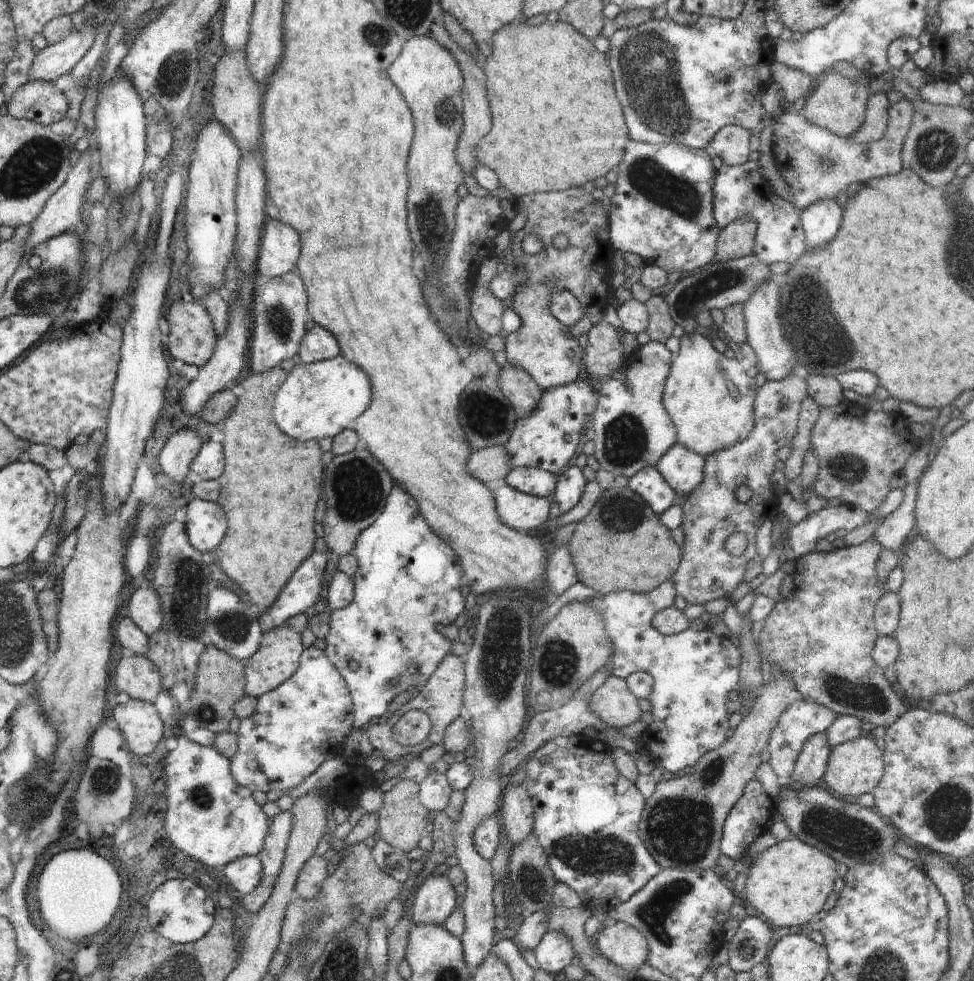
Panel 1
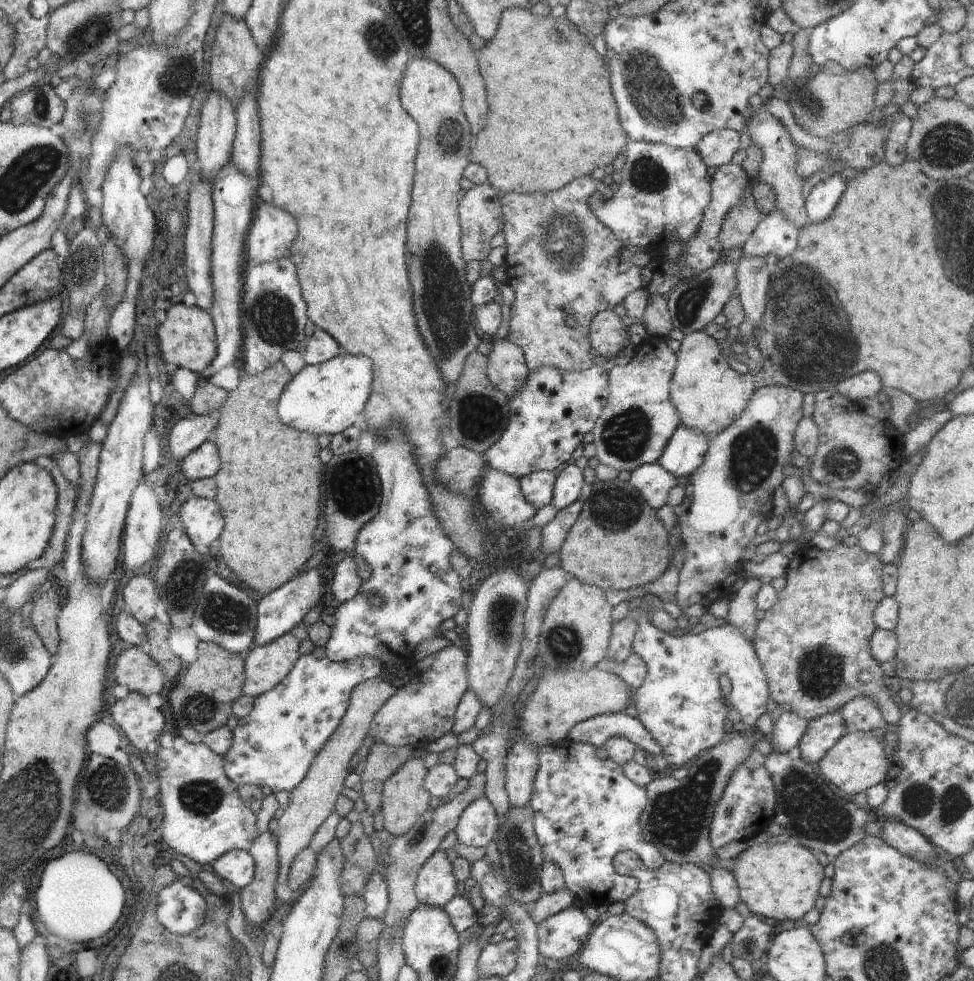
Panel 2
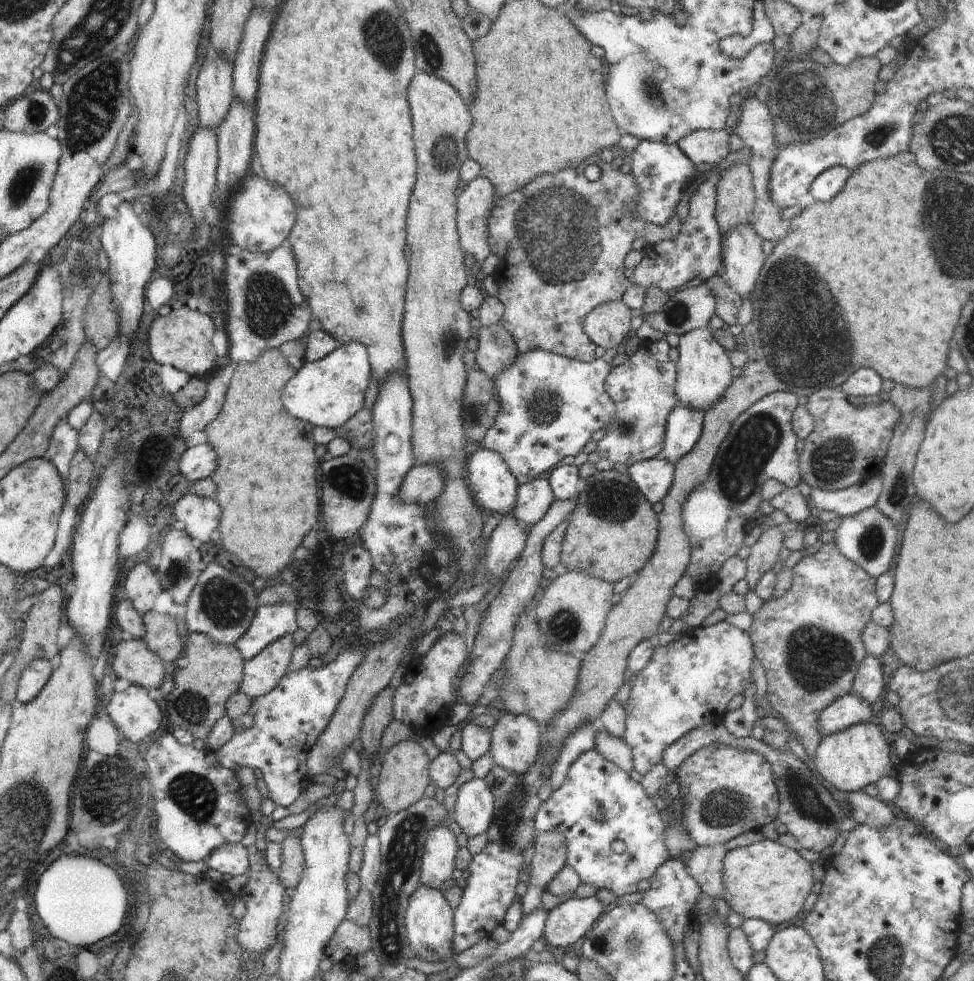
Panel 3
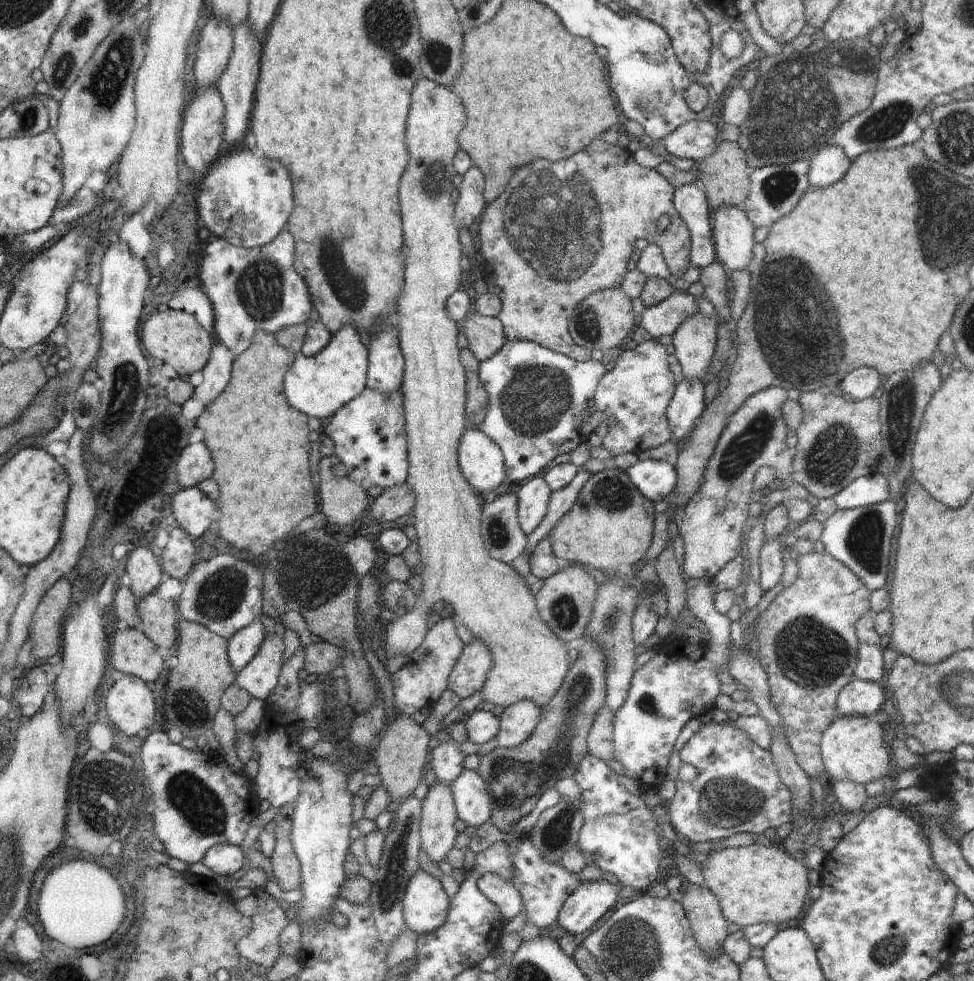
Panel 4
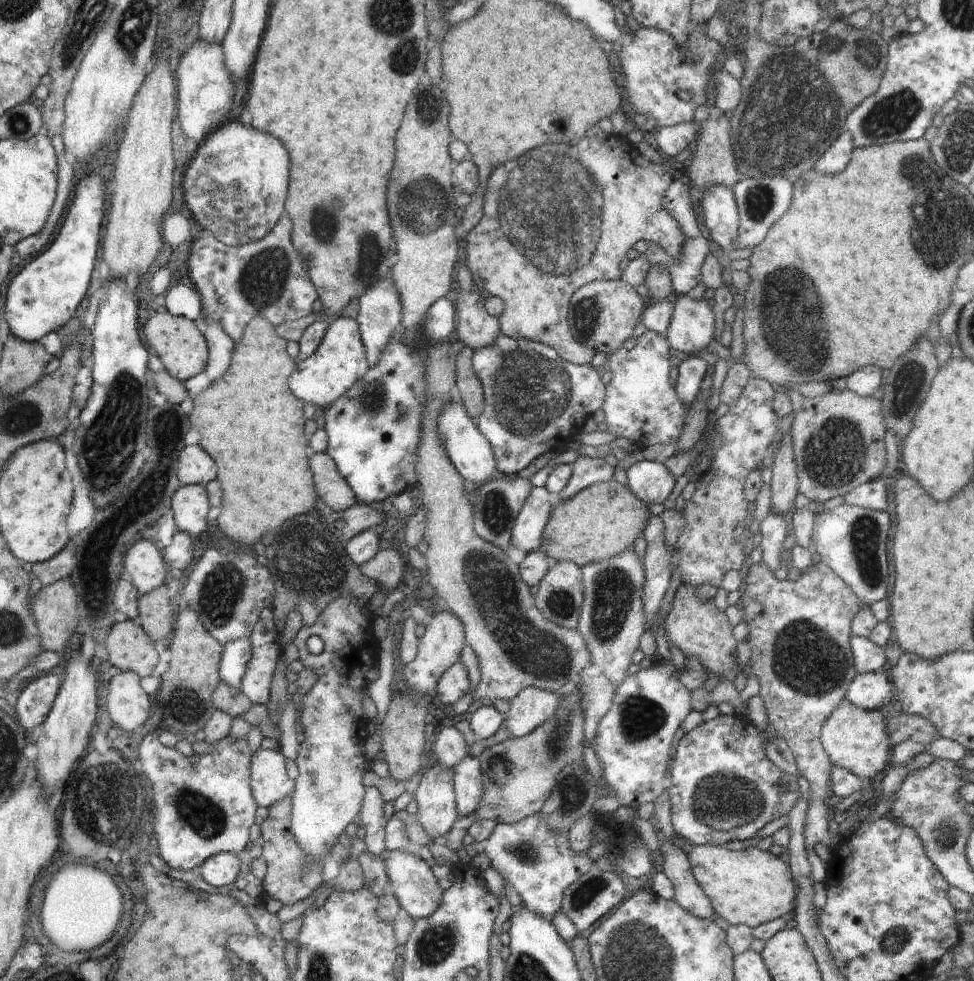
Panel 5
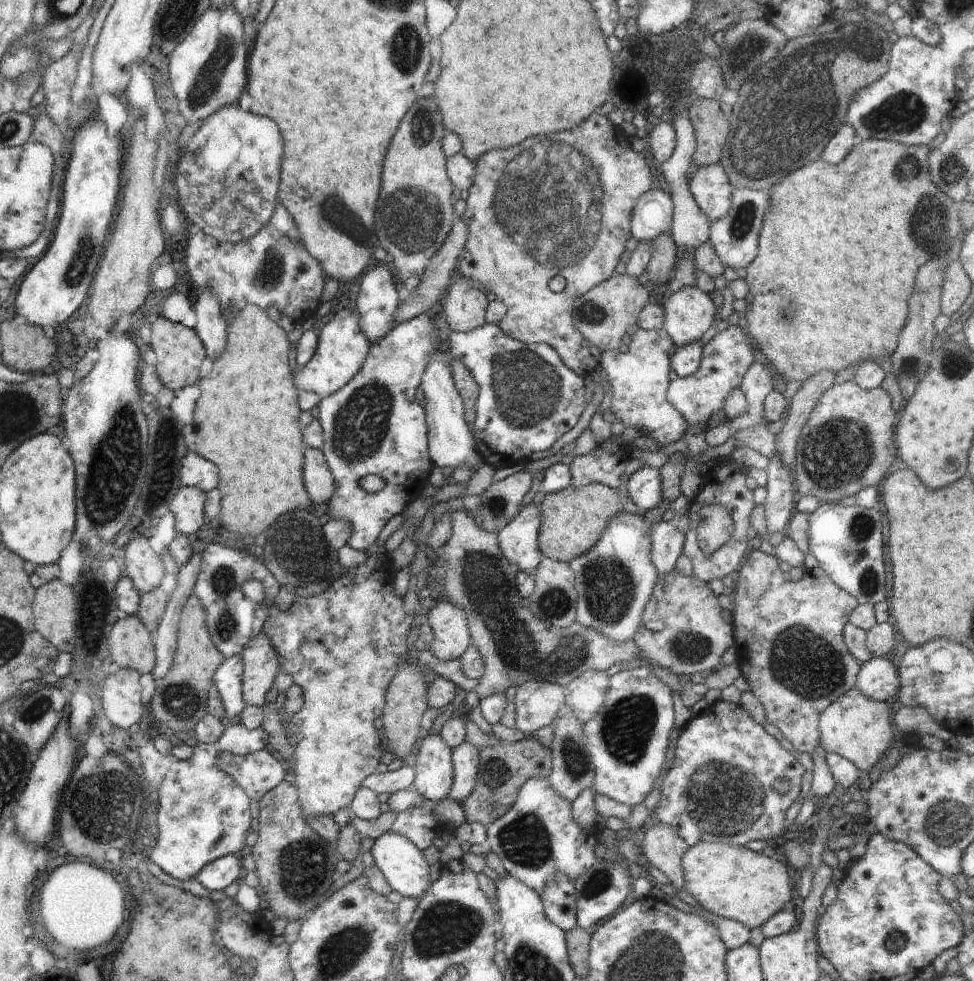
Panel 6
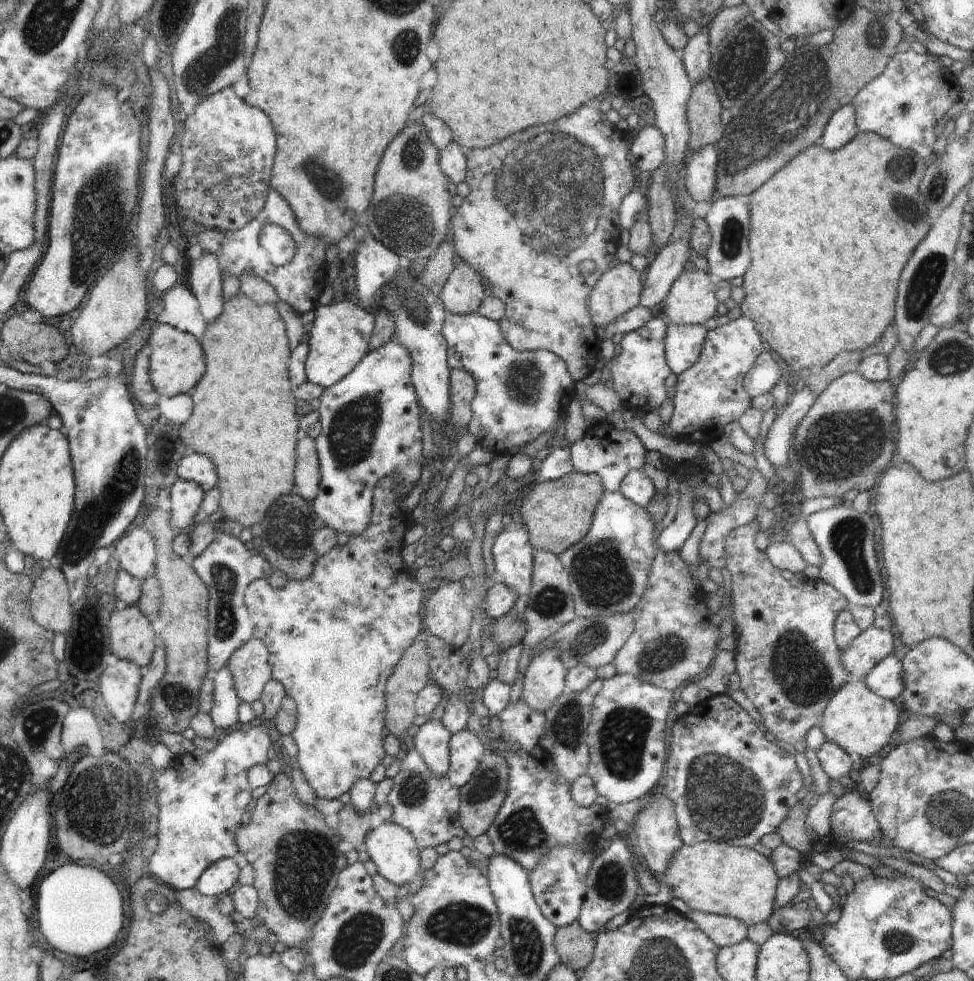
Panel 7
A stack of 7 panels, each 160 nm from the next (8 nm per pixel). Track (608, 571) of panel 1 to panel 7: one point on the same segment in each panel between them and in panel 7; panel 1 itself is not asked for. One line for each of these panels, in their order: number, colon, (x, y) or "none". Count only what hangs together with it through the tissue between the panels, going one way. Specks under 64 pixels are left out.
2: (618, 542)
3: (612, 533)
4: (611, 522)
5: (601, 520)
6: (572, 521)
7: (557, 514)

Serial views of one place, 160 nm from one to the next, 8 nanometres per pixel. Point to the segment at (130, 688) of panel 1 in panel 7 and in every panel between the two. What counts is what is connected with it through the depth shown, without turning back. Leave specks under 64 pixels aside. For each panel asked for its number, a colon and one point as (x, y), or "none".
2: (135, 668)
3: (133, 660)
4: (132, 652)
5: (129, 647)
6: (131, 645)
7: (132, 638)

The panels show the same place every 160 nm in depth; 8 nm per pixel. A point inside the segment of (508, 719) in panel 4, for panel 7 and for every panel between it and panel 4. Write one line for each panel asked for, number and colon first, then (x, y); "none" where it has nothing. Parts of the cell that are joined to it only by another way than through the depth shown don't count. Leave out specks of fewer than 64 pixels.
5: (533, 706)
6: (538, 703)
7: (544, 679)

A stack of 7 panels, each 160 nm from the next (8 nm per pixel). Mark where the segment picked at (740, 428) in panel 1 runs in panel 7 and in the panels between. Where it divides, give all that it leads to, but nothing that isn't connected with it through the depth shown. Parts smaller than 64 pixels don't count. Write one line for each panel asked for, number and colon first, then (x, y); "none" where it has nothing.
2: (709, 395)
3: (703, 370)
4: (695, 338)
5: (691, 327)
6: (689, 313)
7: (691, 301)

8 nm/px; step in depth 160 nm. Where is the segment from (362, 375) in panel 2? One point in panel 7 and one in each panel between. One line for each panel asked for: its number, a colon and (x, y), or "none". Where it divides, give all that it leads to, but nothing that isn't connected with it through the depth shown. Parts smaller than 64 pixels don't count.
3: (326, 392)
4: (319, 385)
5: (340, 360)
6: (342, 349)
7: (338, 338)

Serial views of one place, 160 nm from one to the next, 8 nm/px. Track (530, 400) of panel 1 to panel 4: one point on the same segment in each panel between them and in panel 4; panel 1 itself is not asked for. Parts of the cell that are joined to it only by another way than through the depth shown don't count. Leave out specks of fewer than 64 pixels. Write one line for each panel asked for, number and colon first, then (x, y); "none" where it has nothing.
2: (507, 370)
3: (496, 349)
4: (486, 335)

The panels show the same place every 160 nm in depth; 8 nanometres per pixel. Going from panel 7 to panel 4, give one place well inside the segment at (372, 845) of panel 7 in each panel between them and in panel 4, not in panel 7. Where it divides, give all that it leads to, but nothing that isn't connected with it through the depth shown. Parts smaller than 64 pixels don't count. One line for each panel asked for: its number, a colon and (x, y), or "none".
4: (425, 906)
5: (413, 883)
6: (402, 863)

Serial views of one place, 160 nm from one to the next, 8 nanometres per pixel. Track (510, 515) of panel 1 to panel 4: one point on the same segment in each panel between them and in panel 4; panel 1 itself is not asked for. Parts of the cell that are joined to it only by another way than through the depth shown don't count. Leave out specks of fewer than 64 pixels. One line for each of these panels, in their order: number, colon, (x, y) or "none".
2: (500, 494)
3: (491, 483)
4: (481, 461)

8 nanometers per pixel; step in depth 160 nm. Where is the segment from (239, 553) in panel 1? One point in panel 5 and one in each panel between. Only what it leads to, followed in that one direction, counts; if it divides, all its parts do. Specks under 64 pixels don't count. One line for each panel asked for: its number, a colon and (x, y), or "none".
2: (268, 485)
3: (267, 488)
4: (261, 464)
5: (252, 426)

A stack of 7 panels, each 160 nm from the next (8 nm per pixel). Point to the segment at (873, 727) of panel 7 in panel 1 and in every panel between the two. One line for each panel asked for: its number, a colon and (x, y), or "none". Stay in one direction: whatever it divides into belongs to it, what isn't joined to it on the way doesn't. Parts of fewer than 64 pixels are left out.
1: (854, 768)
2: (857, 762)
3: (851, 759)
4: (857, 748)
5: (856, 739)
6: (854, 727)

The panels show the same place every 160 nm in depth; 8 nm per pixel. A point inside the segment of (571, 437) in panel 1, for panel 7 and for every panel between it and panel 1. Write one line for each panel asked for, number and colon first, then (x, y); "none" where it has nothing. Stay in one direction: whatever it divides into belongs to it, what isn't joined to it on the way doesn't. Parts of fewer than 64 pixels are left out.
2: (549, 415)
3: (550, 405)
4: (541, 404)
5: (535, 401)
6: (528, 399)
7: (520, 395)

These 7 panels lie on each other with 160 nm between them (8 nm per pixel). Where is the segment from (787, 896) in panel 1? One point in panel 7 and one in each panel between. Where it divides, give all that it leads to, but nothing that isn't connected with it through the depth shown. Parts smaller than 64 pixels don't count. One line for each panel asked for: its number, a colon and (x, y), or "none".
2: (781, 881)
3: (765, 880)
4: (755, 884)
5: (749, 887)
6: (733, 882)
7: (713, 877)

